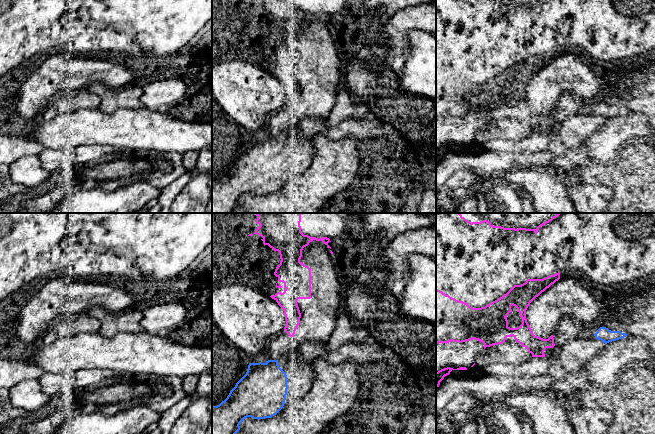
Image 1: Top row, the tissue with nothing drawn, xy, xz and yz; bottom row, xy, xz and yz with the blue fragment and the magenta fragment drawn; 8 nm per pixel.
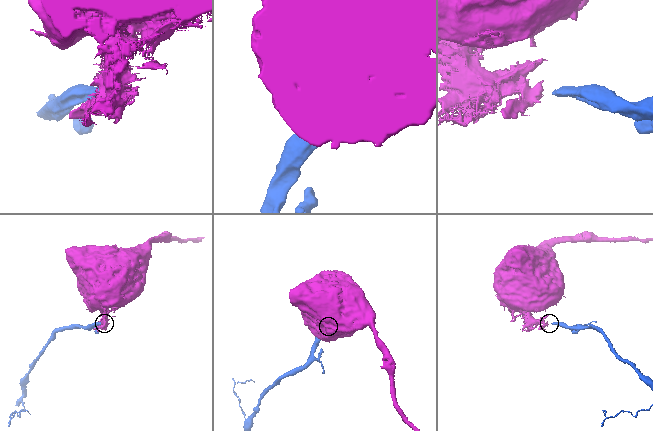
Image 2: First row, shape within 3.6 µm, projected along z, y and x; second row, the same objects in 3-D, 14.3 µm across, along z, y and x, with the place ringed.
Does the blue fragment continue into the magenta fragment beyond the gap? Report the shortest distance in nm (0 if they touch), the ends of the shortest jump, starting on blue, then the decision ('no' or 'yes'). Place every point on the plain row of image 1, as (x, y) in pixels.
gap 220 nm; span xz (277, 136), (291, 113); no

